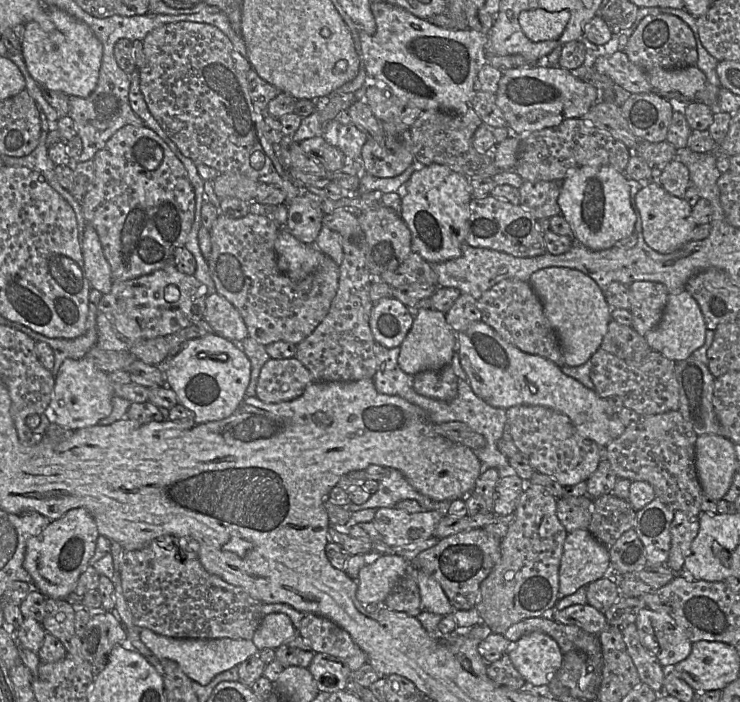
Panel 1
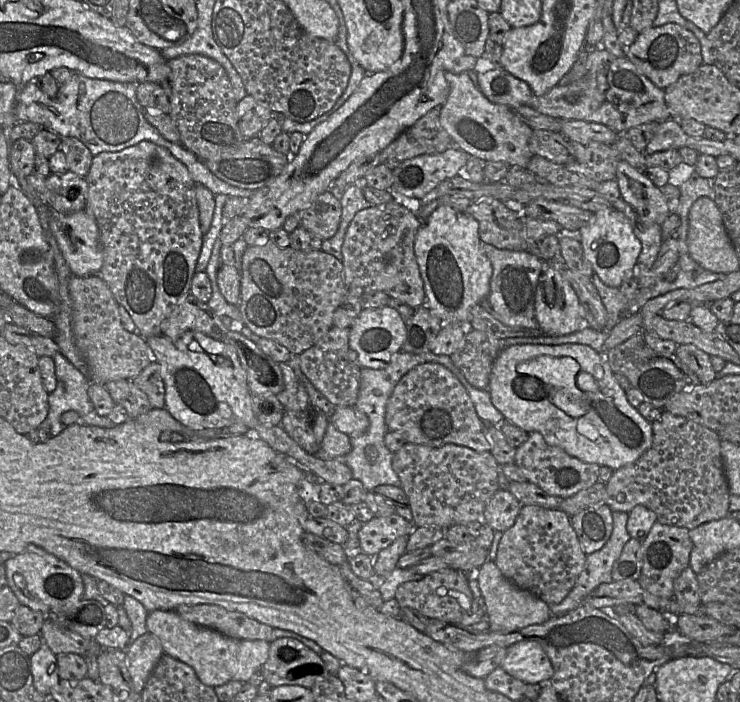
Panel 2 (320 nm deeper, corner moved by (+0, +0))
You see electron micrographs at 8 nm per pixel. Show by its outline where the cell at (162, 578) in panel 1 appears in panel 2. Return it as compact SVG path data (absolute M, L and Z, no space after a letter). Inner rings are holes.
M213 604L180 605L174 611L186 621L216 630L230 638L272 642L273 627L241 612Z

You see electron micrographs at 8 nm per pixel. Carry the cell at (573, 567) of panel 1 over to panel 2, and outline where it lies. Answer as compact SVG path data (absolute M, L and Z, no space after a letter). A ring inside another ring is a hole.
M532 640L517 642L506 648L500 667L526 684L549 680L554 669L541 645Z

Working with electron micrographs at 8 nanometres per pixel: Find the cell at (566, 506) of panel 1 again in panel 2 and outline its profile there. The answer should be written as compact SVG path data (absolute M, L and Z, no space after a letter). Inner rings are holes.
M606 504L590 506L570 517L586 555L600 550L613 531L613 511Z

